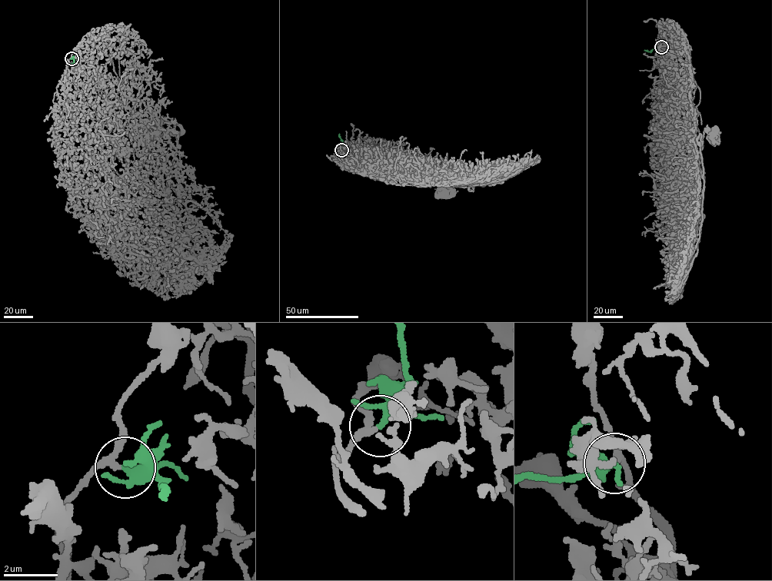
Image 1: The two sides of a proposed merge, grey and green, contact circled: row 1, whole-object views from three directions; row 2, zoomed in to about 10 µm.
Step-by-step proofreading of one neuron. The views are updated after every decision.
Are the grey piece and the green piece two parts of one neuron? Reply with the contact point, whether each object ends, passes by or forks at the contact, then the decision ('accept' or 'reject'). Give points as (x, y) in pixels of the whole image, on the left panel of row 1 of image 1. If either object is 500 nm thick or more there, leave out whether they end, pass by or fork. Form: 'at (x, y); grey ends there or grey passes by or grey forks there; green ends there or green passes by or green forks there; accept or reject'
at (71, 58); grey passes by; green passes by; accept

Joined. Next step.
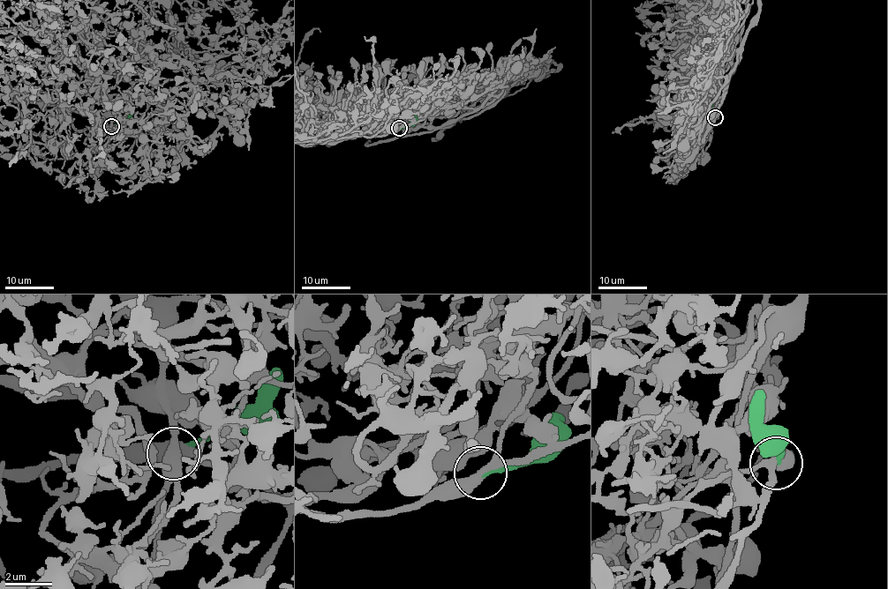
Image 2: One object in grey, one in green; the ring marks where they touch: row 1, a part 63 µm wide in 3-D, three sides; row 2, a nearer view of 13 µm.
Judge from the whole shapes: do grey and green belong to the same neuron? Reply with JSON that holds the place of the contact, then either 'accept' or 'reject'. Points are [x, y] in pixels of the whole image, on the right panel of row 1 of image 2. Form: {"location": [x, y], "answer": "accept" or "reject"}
{"location": [715, 117], "answer": "reject"}

